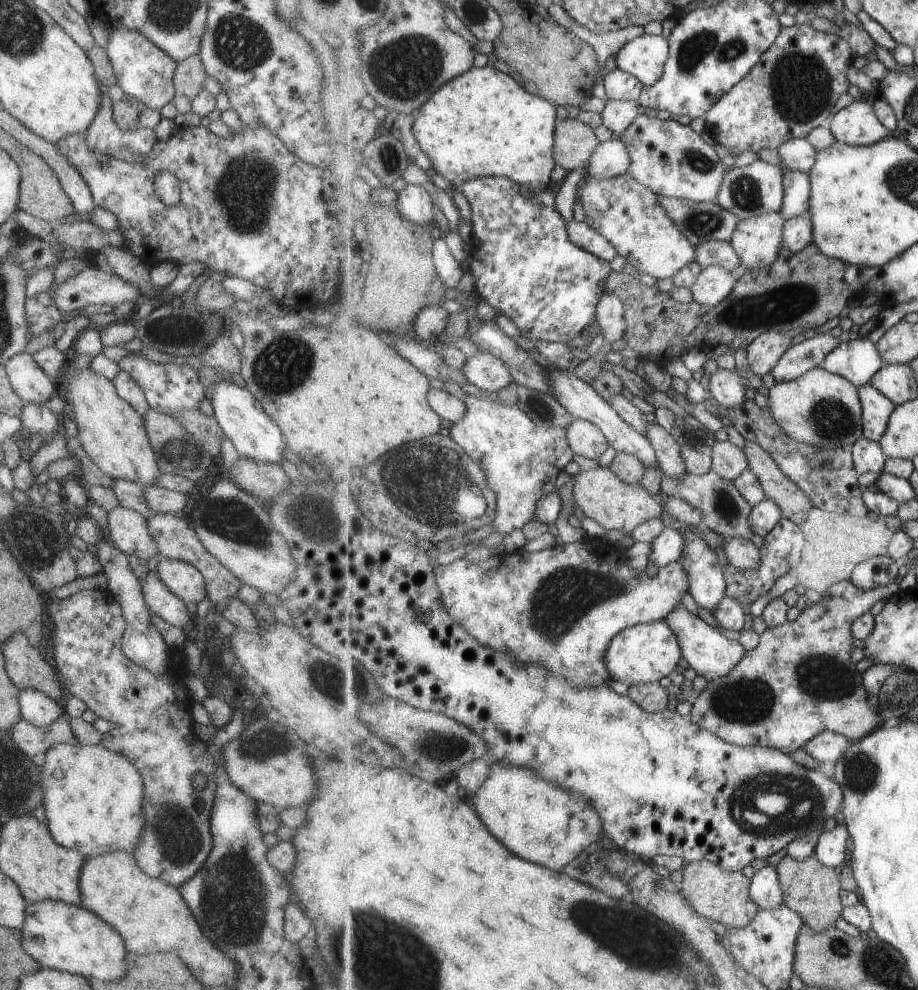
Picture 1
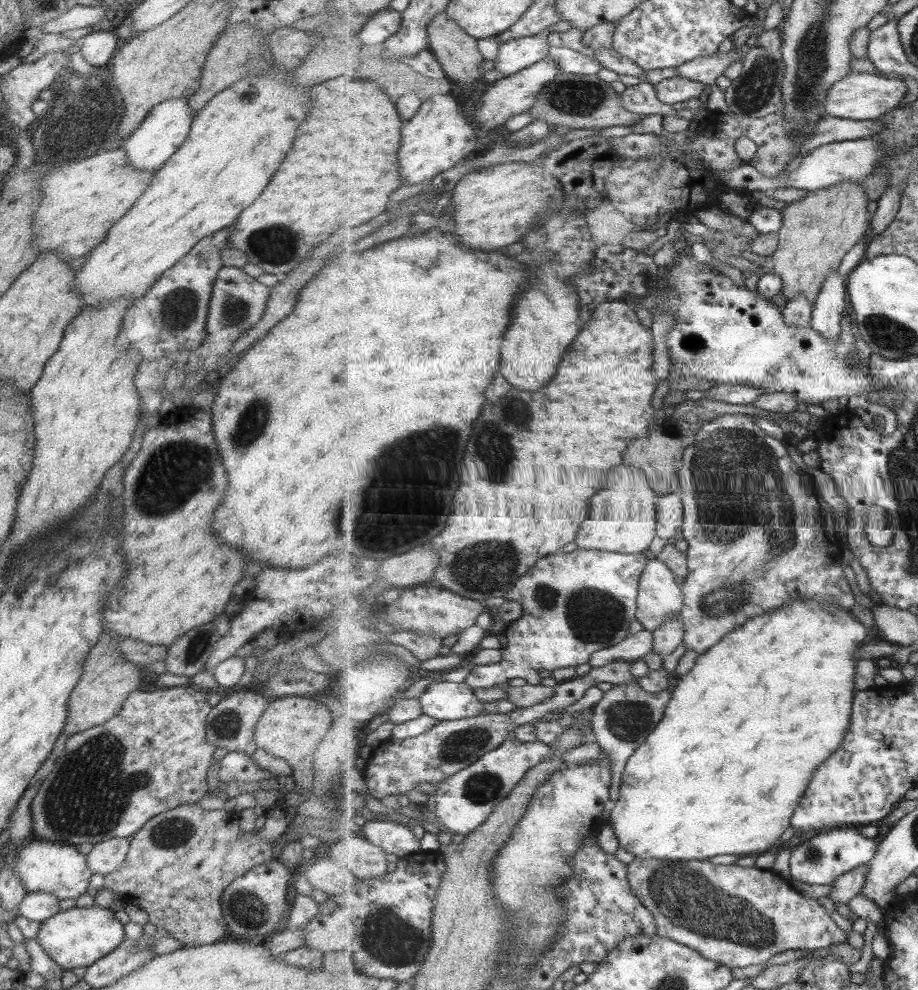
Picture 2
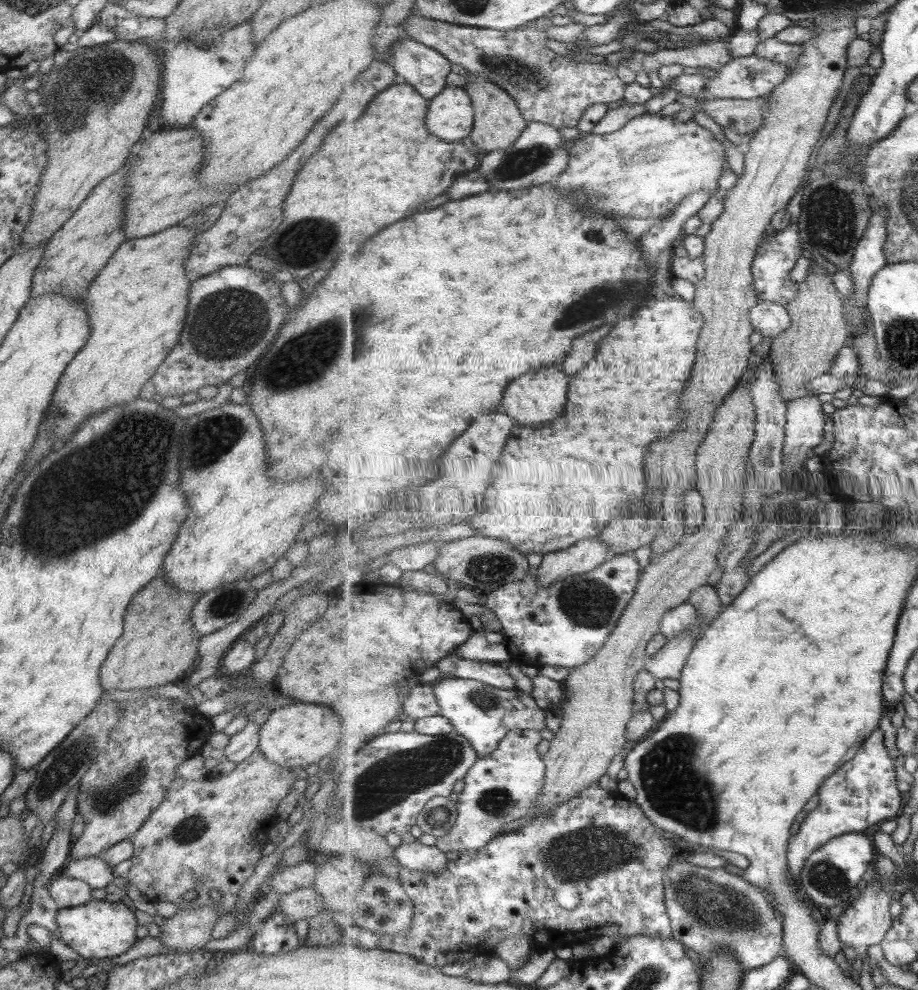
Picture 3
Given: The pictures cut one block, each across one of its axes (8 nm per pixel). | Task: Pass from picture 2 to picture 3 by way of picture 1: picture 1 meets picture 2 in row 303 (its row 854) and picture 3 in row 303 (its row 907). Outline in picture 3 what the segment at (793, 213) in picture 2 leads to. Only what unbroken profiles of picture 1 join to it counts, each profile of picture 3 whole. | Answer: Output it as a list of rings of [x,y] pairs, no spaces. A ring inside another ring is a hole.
[[[810,262],[807,278],[799,283],[799,293],[787,305],[787,309],[791,315],[791,327],[772,340],[769,358],[779,377],[779,391],[788,403],[807,395],[815,395],[811,388],[807,388],[807,383],[831,372],[839,351],[850,345],[853,332],[847,326],[843,298],[832,274],[817,262]]]

